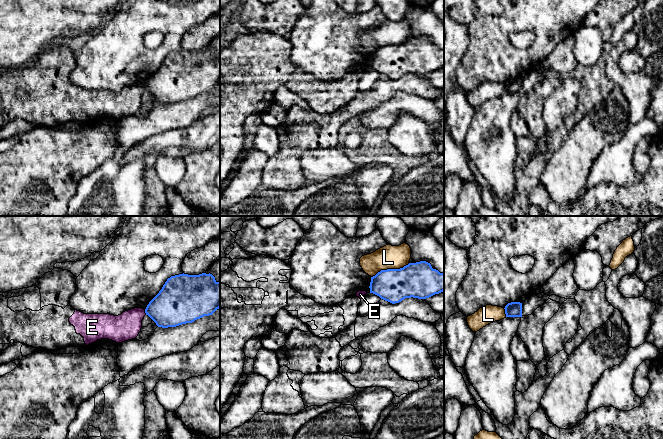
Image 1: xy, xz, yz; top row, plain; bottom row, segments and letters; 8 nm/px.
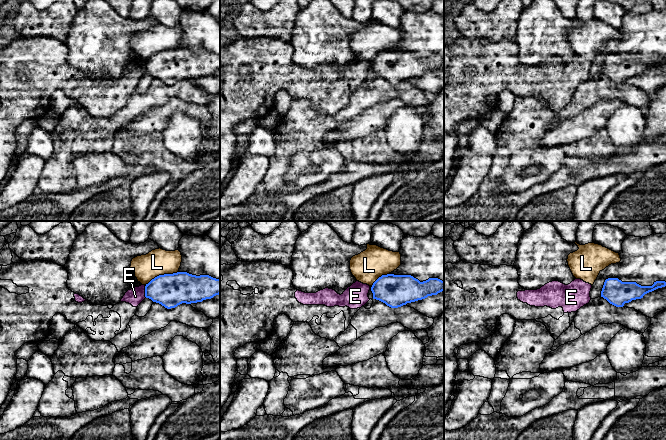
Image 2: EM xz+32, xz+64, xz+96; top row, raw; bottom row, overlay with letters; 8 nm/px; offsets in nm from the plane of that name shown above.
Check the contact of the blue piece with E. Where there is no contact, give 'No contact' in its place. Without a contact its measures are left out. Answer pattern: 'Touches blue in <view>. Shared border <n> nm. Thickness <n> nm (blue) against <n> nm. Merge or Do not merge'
Touches blue in xy. Shared border 40 nm. Thickness 340 nm (blue) against 220 nm. Do not merge

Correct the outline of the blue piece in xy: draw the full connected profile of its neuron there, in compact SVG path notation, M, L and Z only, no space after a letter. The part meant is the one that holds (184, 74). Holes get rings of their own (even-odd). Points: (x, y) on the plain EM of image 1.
M179 50L167 55L145 85L158 103L176 103L220 84L220 58L212 50Z

